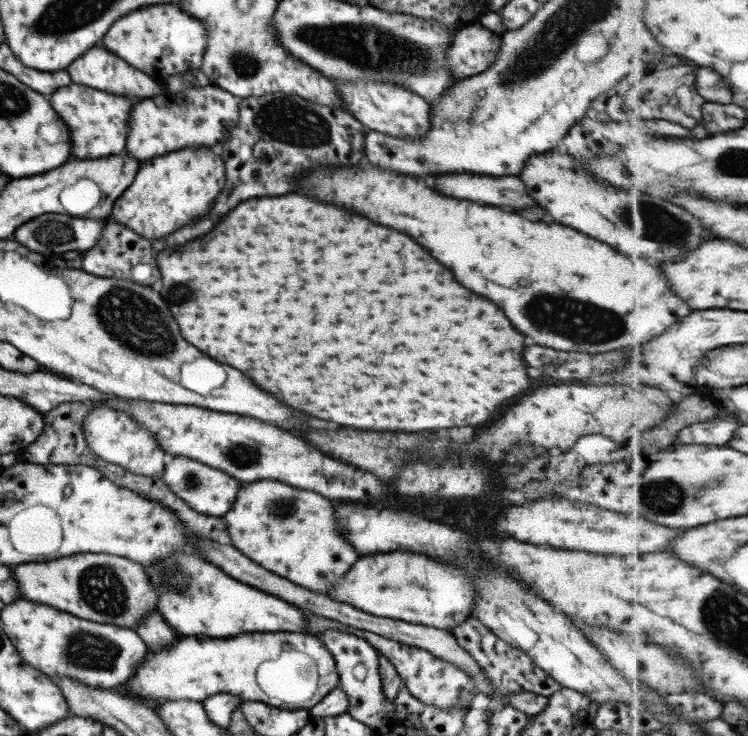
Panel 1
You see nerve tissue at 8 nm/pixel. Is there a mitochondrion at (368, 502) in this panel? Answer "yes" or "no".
no

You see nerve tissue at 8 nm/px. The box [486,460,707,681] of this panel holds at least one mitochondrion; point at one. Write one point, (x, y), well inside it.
(660, 496)

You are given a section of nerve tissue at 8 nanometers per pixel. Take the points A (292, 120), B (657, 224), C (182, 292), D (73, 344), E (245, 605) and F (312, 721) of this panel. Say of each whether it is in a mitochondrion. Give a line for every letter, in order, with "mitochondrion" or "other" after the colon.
A: mitochondrion
B: mitochondrion
C: mitochondrion
D: other
E: other
F: other

